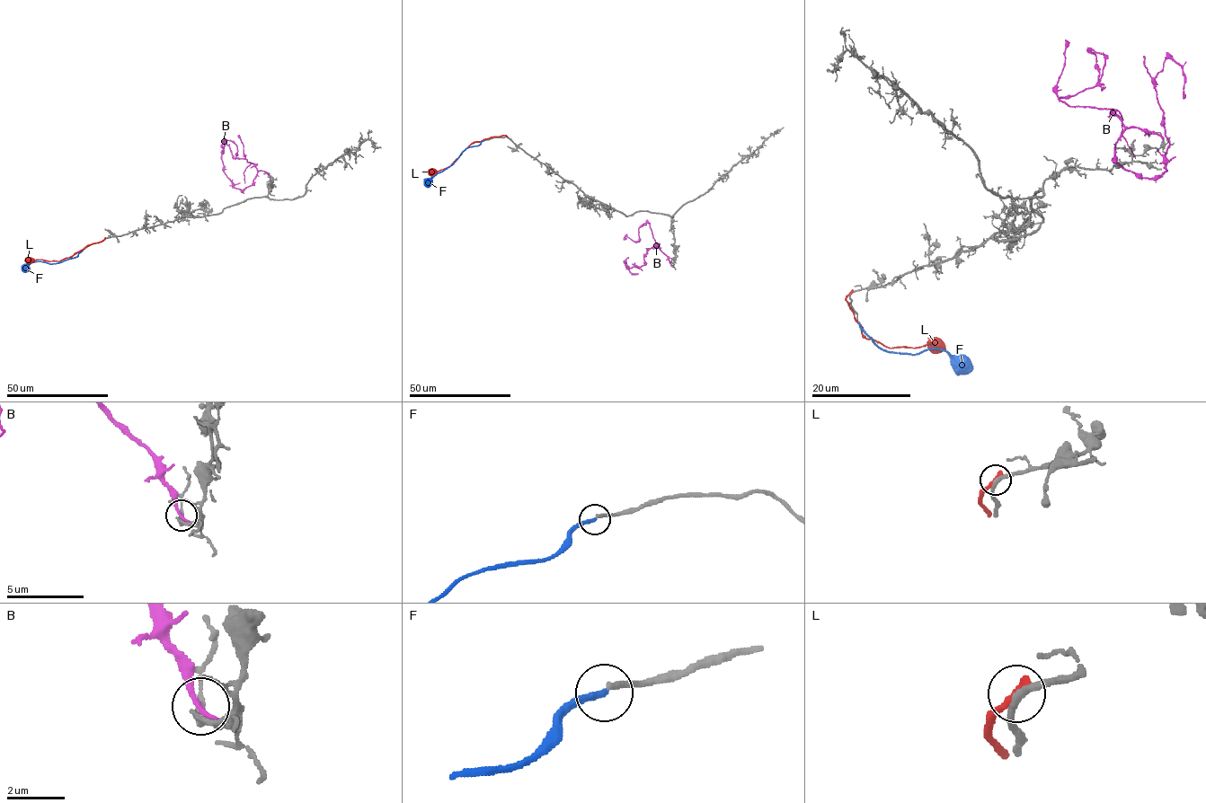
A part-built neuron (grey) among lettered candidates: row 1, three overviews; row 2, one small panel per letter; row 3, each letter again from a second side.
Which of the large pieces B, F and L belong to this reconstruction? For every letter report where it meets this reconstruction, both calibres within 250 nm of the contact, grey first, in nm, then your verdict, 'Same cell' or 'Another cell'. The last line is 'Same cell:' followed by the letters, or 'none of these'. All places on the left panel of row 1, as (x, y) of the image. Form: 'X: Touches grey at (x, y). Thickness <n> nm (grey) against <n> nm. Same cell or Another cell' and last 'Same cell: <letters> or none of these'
B: Touches grey at (268, 174). Thickness 140 nm (grey) against 280 nm. Another cell
F: Touches grey at (82, 251). Thickness 240 nm (grey) against 280 nm. Another cell
L: Touches grey at (104, 238). Thickness 260 nm (grey) against 360 nm. Another cell
Same cell: none of these

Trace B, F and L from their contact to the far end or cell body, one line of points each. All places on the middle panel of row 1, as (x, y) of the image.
B: (671, 264), (669, 258), (654, 245), (644, 257), (643, 265), (630, 268), (625, 261), (631, 273), (638, 273)
F: (484, 140), (464, 150), (451, 165), (424, 185)
L: (507, 137), (503, 135), (475, 141), (449, 166), (438, 172), (427, 172)

